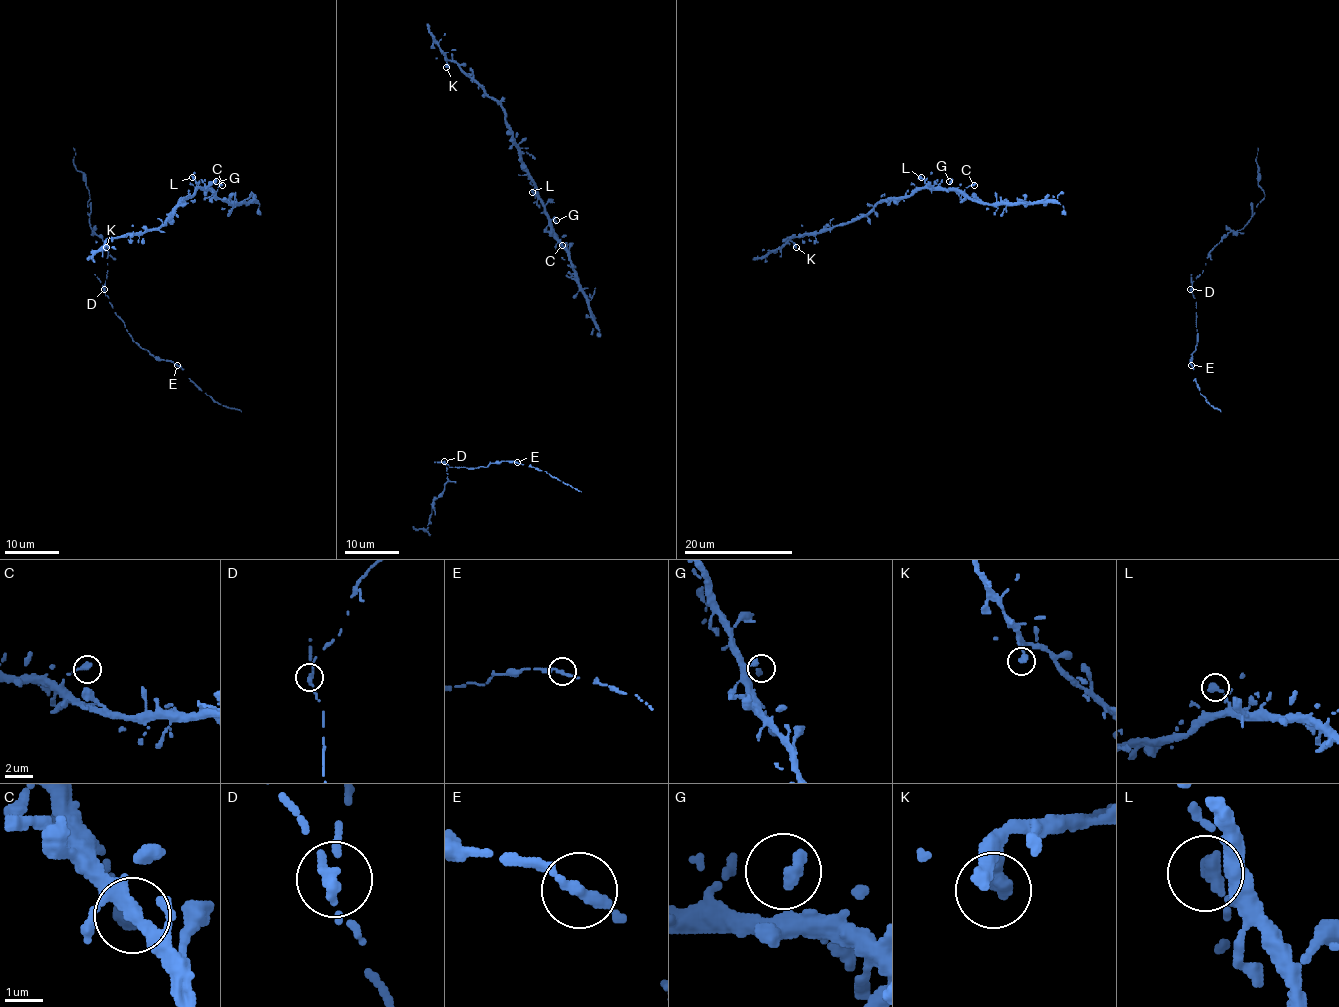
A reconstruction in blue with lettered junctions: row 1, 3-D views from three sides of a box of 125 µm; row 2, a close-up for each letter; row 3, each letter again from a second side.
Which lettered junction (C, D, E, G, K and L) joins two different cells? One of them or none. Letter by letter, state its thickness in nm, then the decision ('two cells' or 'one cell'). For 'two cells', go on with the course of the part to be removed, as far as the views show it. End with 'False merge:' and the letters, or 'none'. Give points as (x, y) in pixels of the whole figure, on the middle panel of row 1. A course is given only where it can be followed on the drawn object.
C: 400 nm thick; one cell
D: 280 nm thick; two cells; foreign part runs (445, 462), (447, 481), (443, 492), (434, 501), (427, 528), (430, 535), (426, 528), (413, 528)
E: 280 nm thick; one cell
G: 360 nm thick; one cell
K: 400 nm thick; one cell
L: 300 nm thick; one cell
False merge: D

